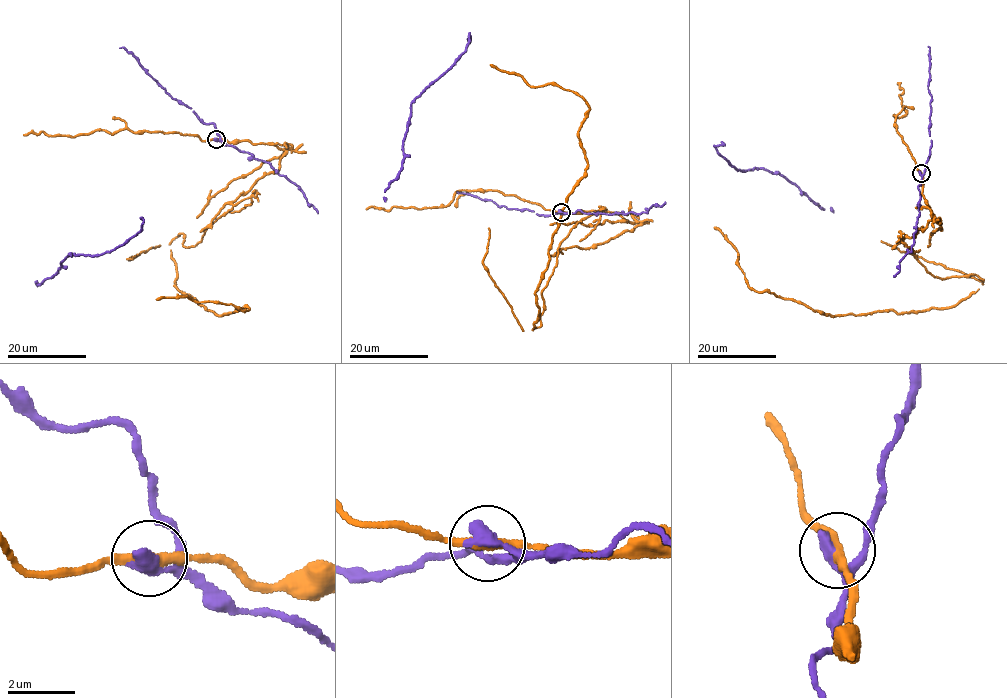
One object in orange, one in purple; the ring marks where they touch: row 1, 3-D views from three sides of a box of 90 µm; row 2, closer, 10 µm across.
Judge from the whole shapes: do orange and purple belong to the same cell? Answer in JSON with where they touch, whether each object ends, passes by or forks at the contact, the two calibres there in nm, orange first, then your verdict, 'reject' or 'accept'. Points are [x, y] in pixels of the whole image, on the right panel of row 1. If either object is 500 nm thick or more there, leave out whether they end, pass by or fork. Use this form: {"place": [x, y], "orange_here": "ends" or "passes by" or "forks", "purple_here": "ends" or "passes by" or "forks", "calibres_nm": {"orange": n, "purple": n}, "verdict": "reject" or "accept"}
{"place": [921, 173], "orange_here": "passes by", "purple_here": "ends", "calibres_nm": {"orange": 320, "purple": 420}, "verdict": "reject"}

